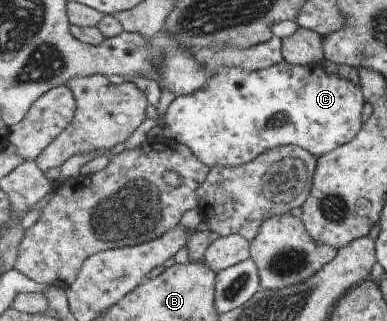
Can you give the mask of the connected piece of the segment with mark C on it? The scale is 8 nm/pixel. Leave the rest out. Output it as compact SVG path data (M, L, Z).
M283 60L260 70L220 68L204 88L177 96L169 104L164 115L163 137L188 145L210 168L238 168L281 146L299 146L320 158L358 136L363 129L366 103L362 86L351 78L328 72L322 65L323 62L292 64Z

